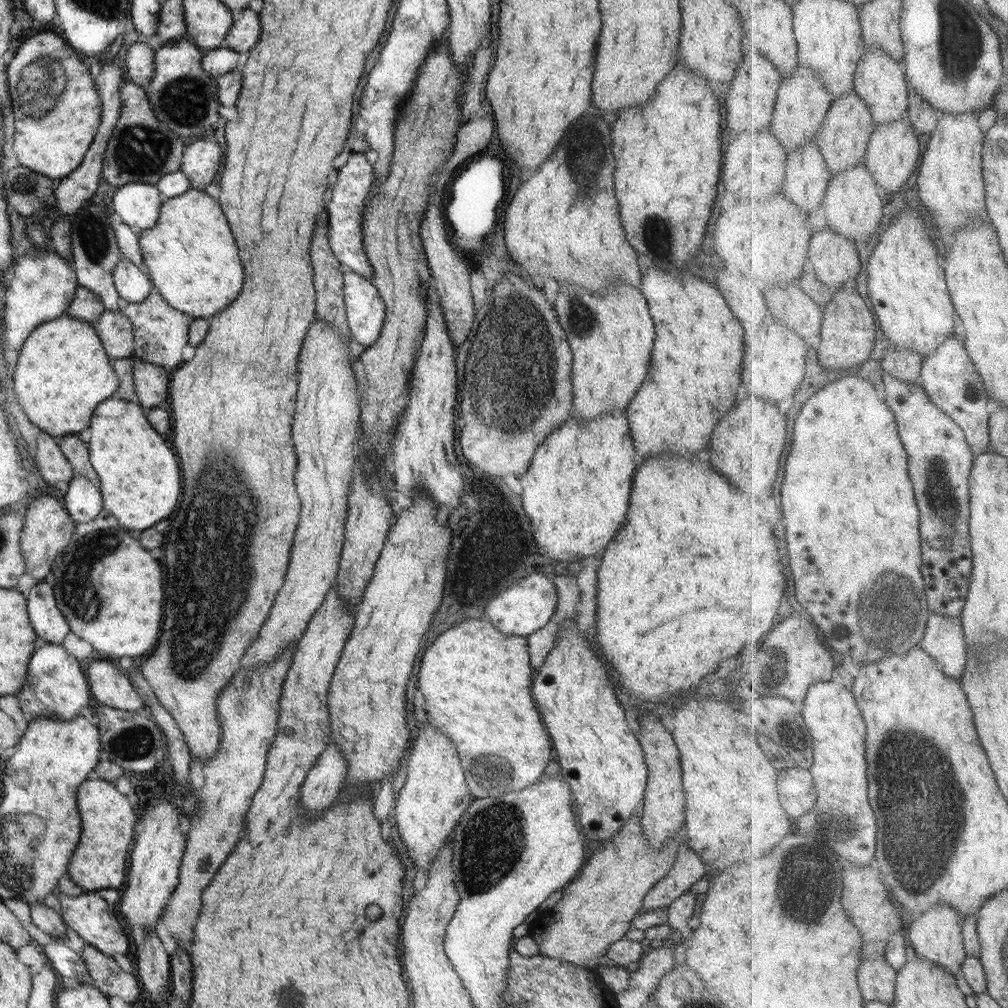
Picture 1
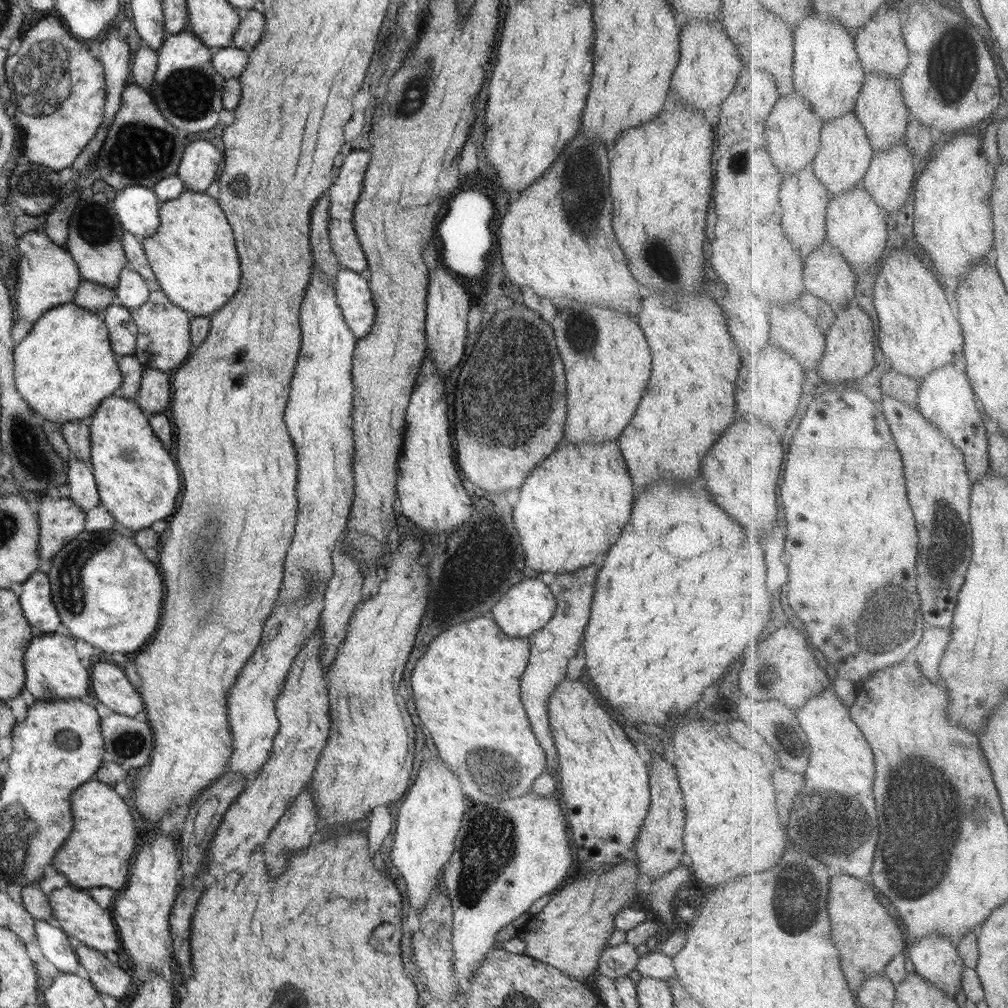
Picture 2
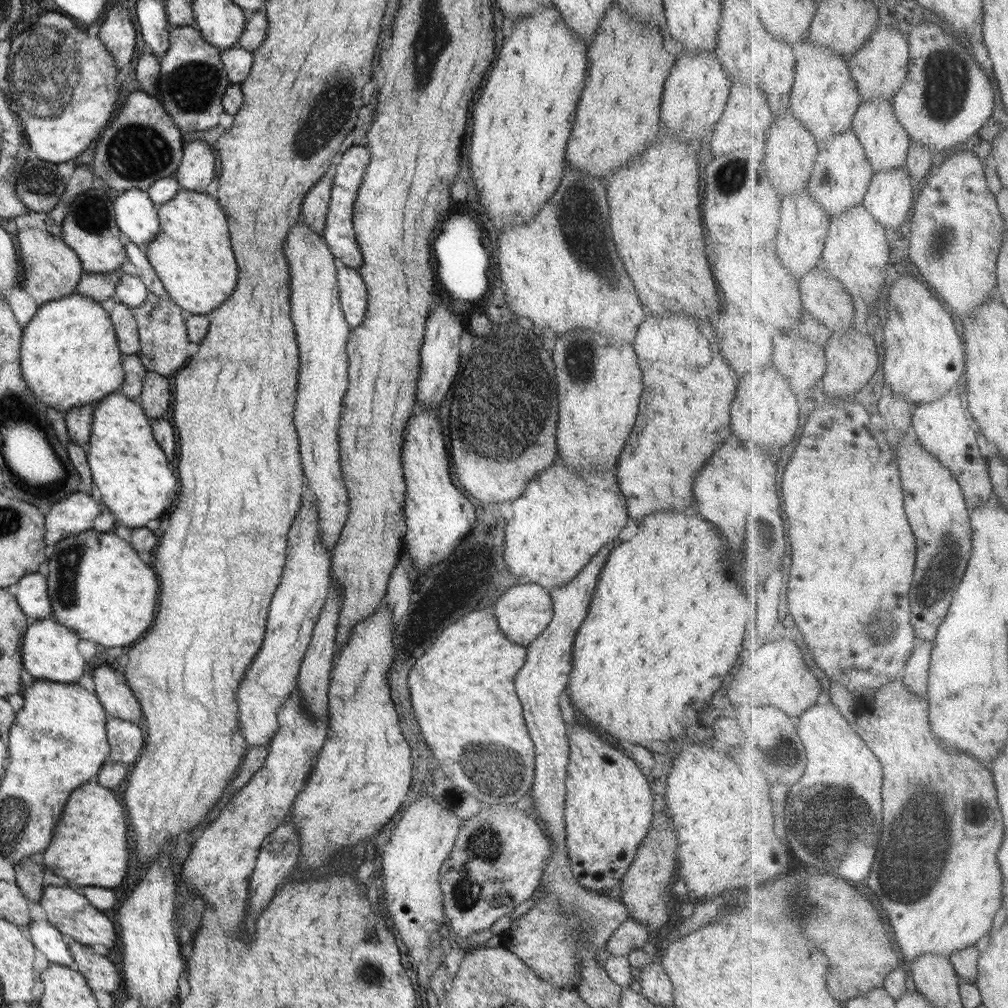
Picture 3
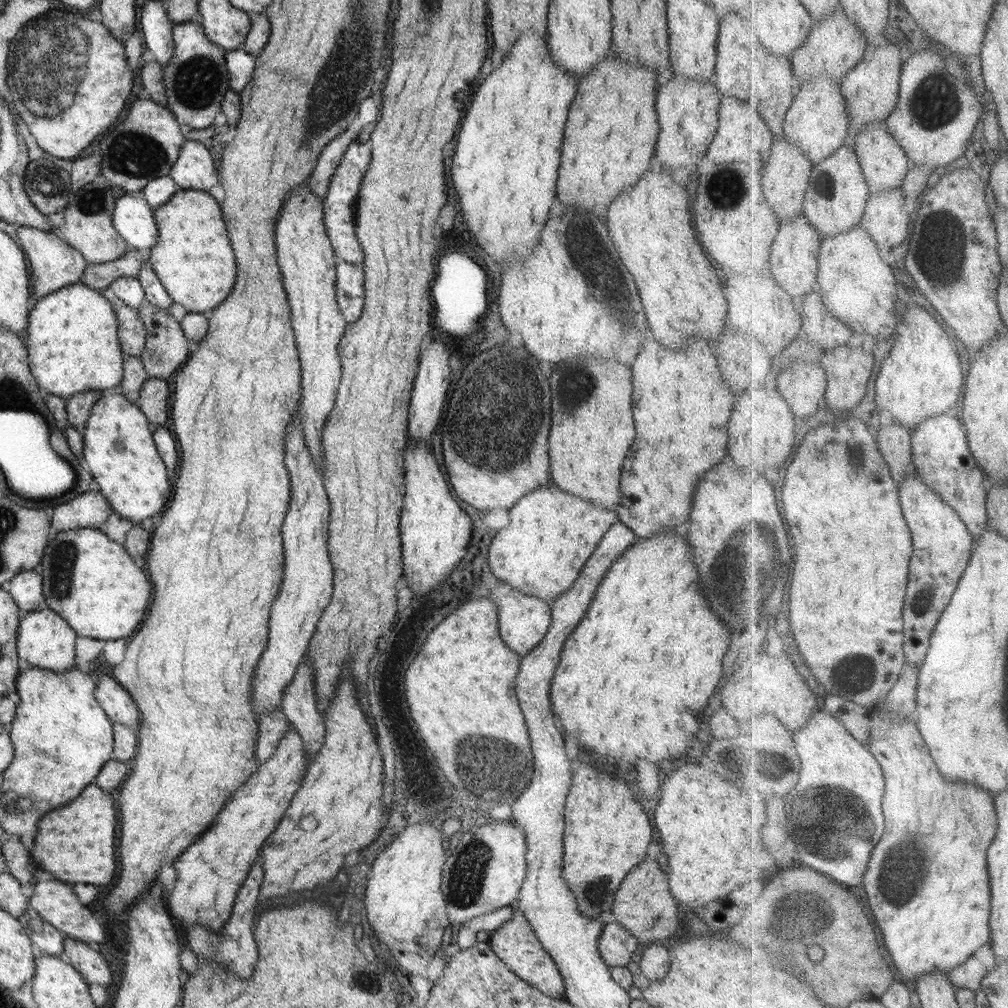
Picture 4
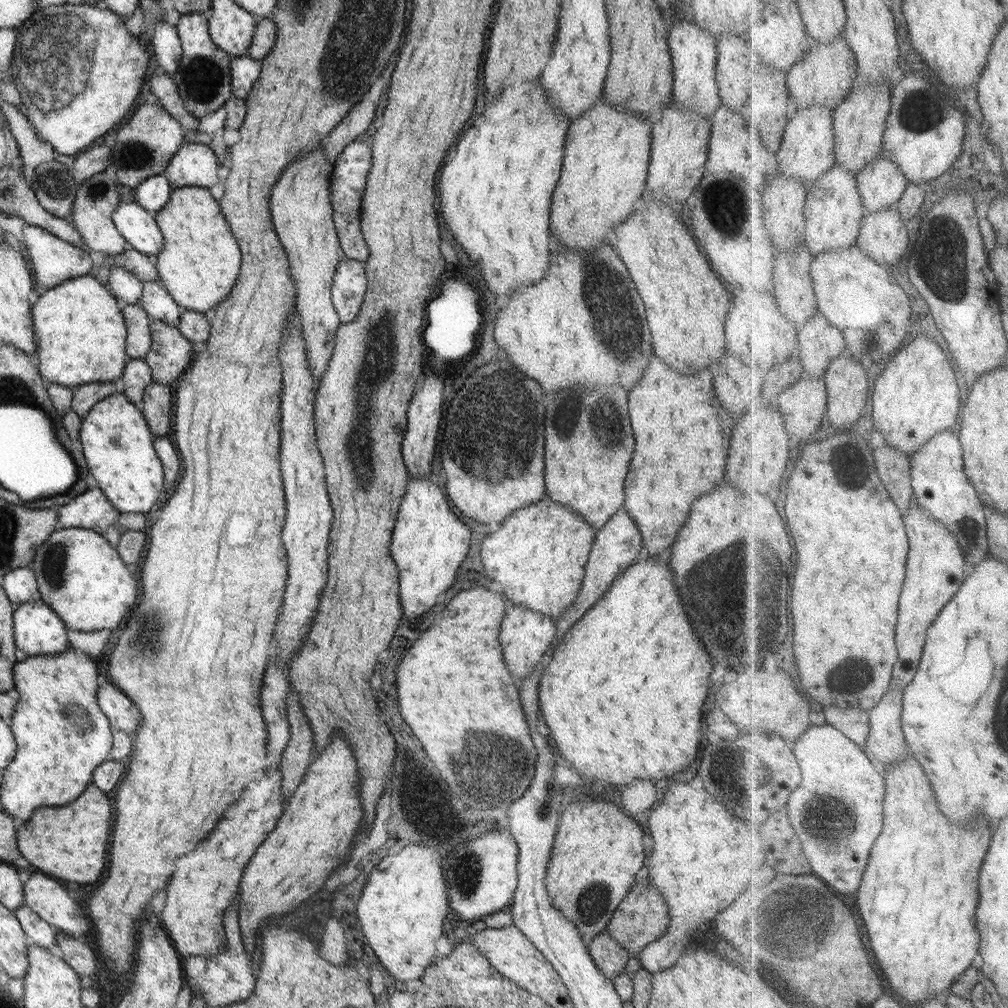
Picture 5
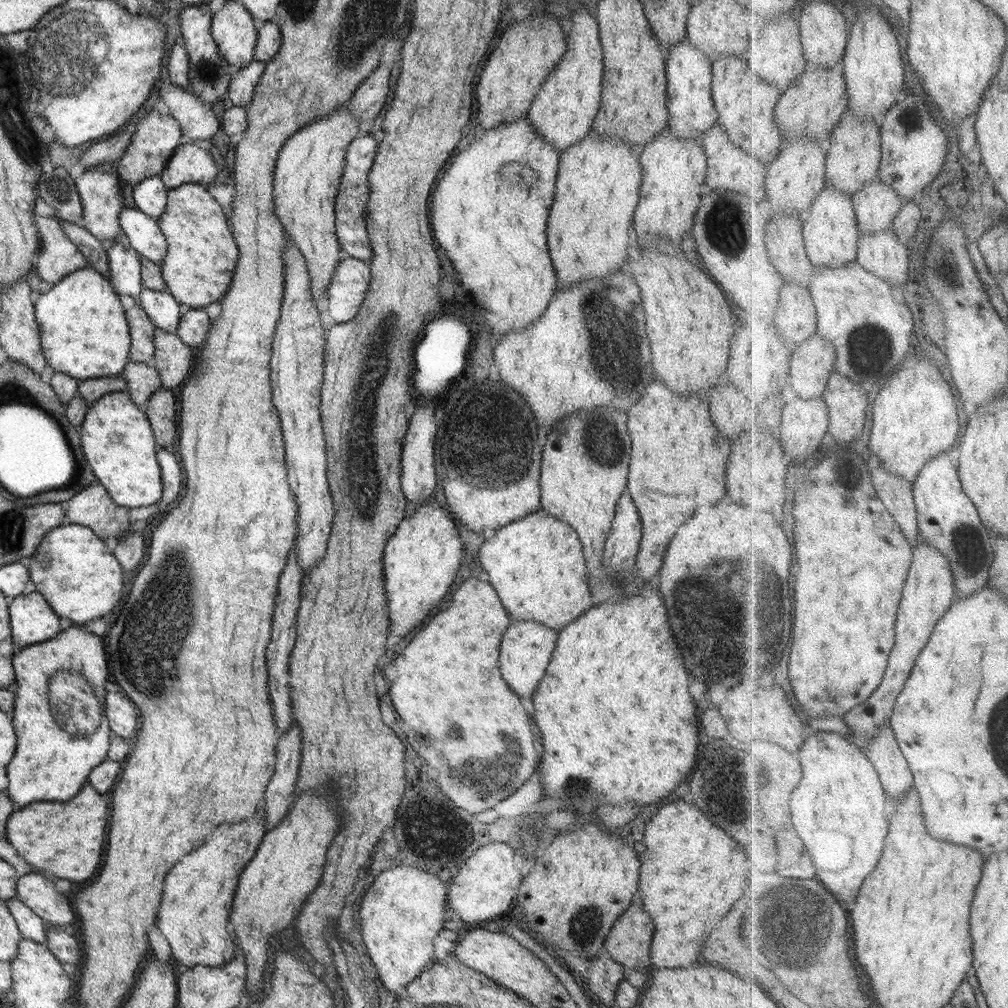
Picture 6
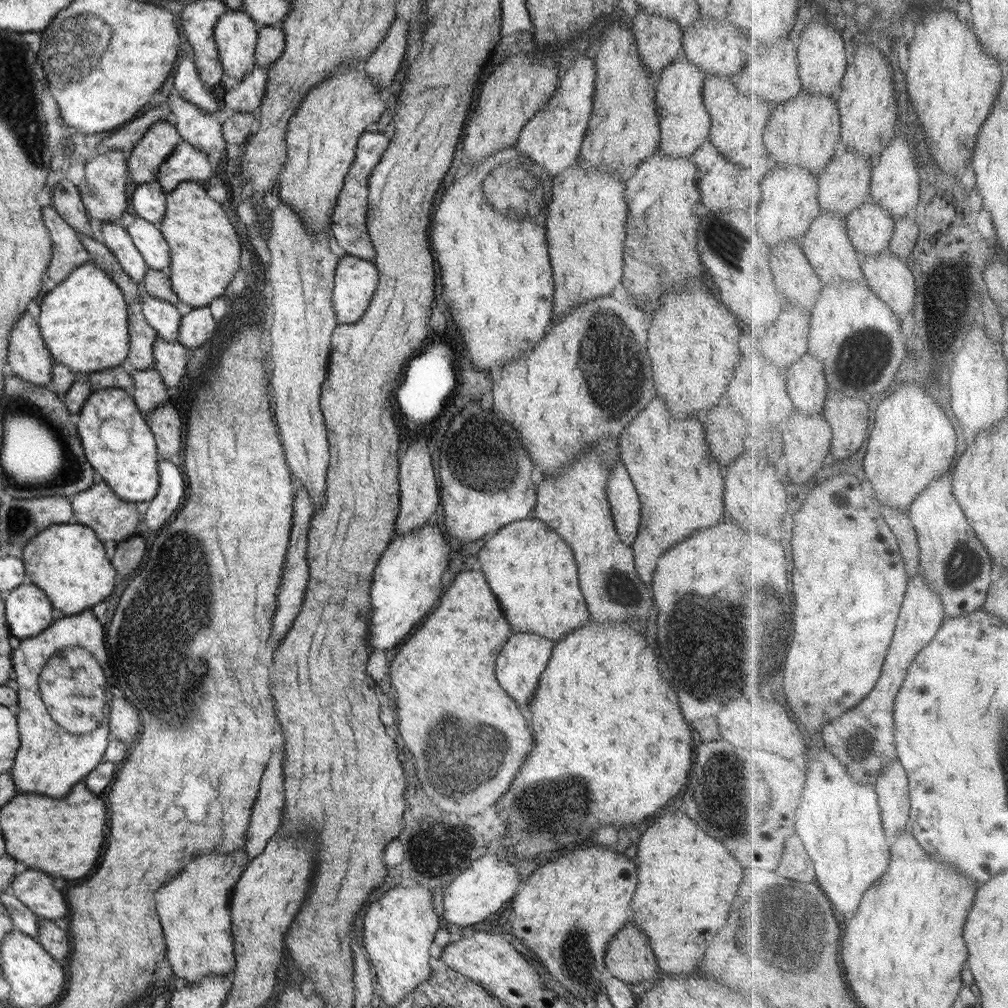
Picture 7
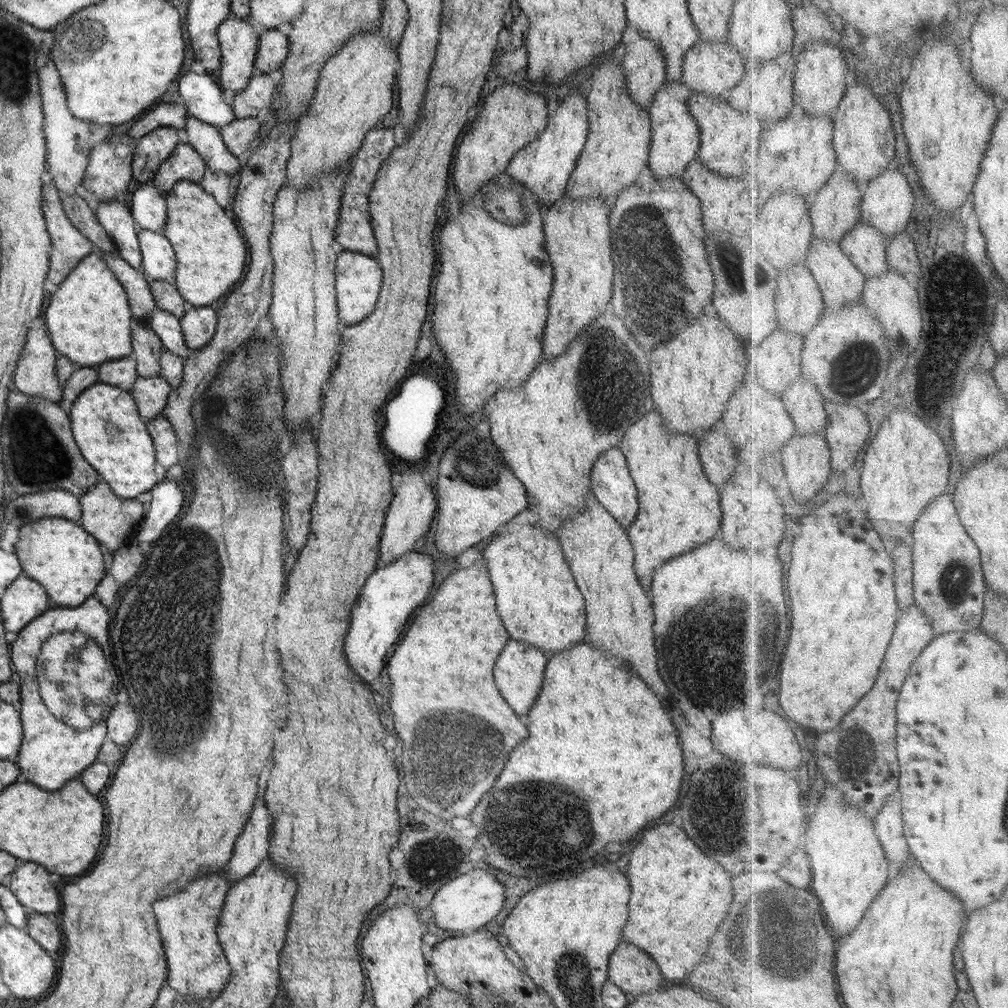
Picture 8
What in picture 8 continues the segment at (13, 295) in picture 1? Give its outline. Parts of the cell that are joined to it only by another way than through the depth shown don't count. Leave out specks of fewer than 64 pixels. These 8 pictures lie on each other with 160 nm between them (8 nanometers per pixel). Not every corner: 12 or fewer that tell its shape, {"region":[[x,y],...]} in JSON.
{"region":[[43,184],[42,212],[52,241],[47,279],[60,284],[96,251],[68,218],[62,192]]}

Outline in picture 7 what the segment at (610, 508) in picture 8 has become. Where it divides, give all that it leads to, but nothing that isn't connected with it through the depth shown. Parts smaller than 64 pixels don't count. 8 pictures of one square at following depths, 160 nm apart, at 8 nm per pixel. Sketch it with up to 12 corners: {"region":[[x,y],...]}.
{"region":[[620,460],[605,493],[618,536],[631,546],[641,502]]}

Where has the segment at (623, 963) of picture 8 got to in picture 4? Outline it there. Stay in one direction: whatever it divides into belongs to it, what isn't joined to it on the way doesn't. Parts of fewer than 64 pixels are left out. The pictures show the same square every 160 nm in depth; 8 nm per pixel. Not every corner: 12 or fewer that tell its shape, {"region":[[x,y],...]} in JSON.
{"region":[[655,856],[632,868],[608,916],[642,947],[679,927]]}

